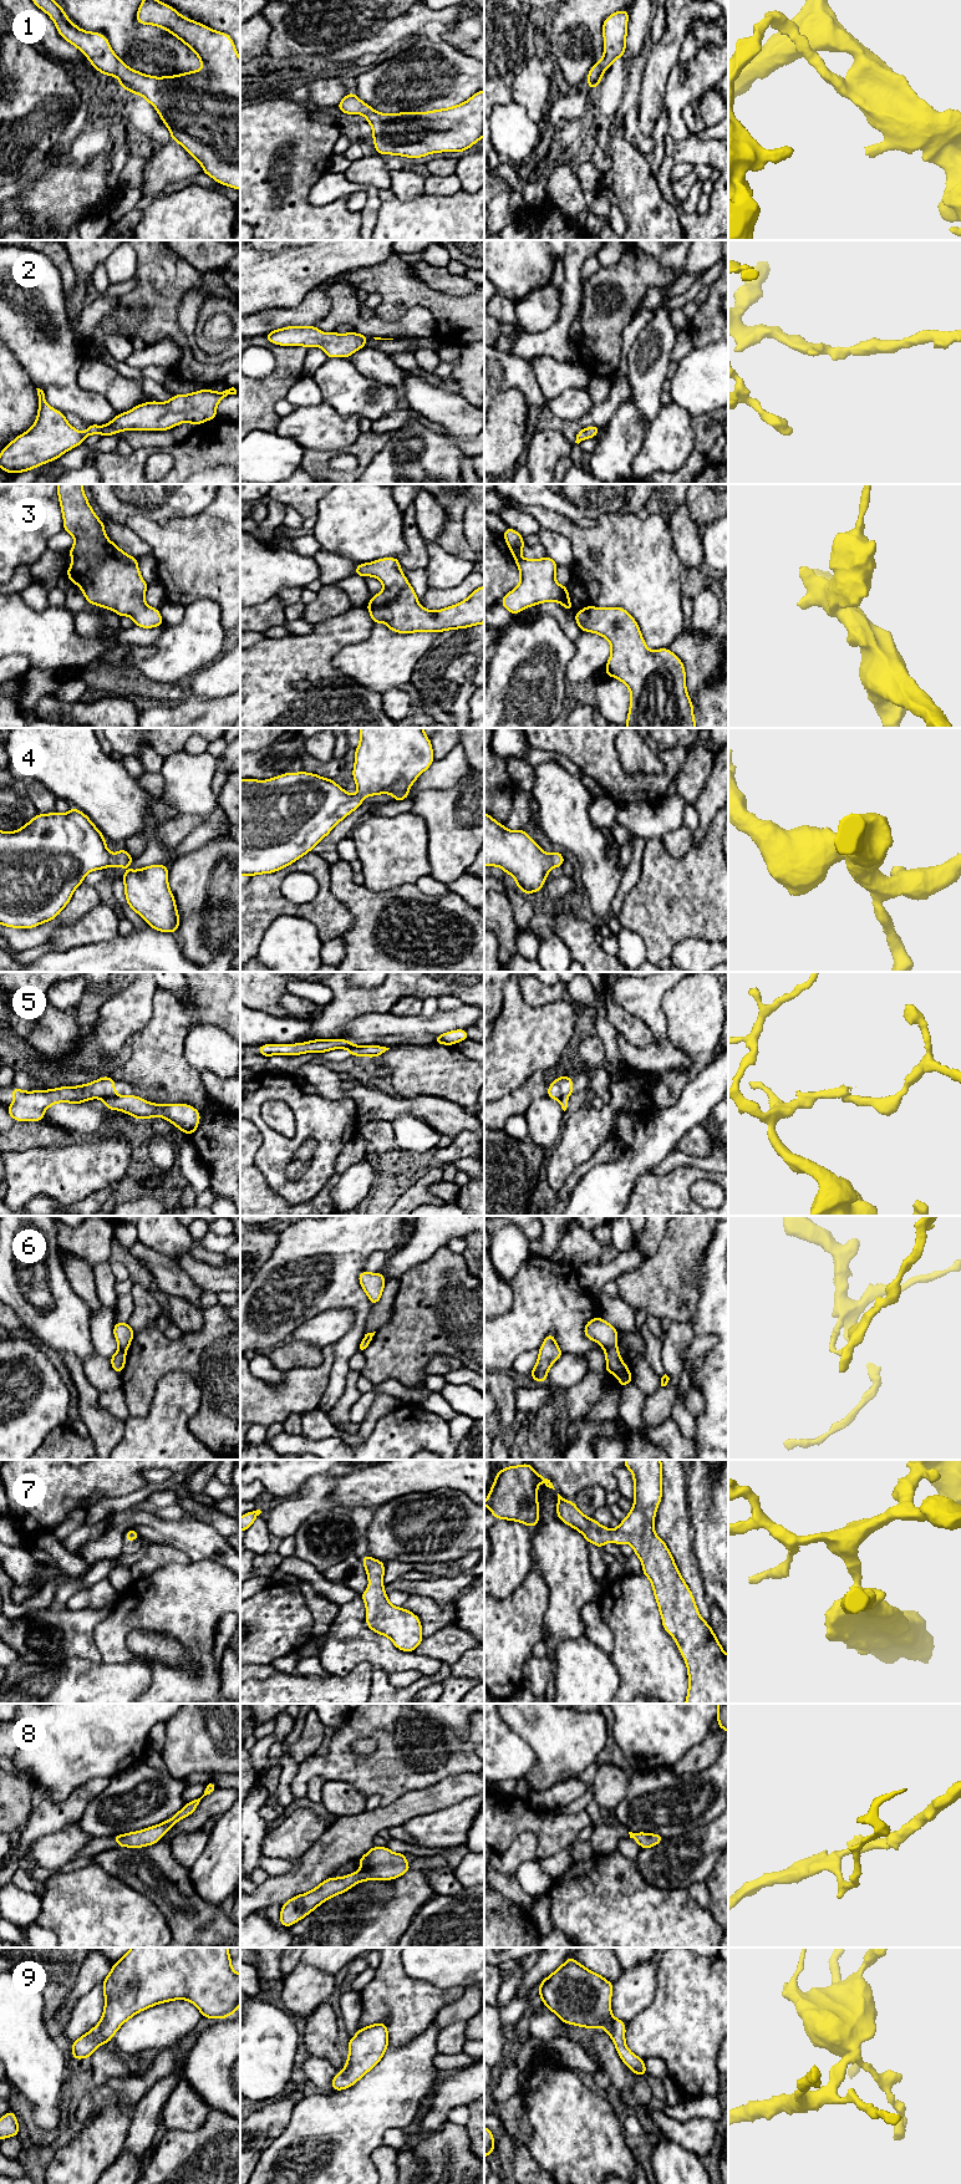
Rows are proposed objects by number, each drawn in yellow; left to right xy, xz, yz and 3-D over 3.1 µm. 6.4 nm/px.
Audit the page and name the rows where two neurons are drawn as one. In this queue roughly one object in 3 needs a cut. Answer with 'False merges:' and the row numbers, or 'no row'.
False merges: 5, 6

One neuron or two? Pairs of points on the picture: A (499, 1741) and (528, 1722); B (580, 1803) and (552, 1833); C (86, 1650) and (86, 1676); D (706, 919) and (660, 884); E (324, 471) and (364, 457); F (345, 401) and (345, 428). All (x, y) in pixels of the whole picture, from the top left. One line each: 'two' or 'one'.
A: two
B: two
C: two
D: one
E: one
F: two

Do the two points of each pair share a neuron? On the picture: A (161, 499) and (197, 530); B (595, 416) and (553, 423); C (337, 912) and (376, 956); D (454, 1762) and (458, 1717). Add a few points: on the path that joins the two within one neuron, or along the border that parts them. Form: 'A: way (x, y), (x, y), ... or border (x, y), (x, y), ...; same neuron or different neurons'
A: border (208, 505), (187, 517), (153, 520); different neurons
B: way (585, 422), (563, 424); same neuron
C: border (339, 900), (352, 916), (352, 925), (340, 937); different neurons
D: border (471, 1716), (463, 1735), (432, 1719); different neurons

